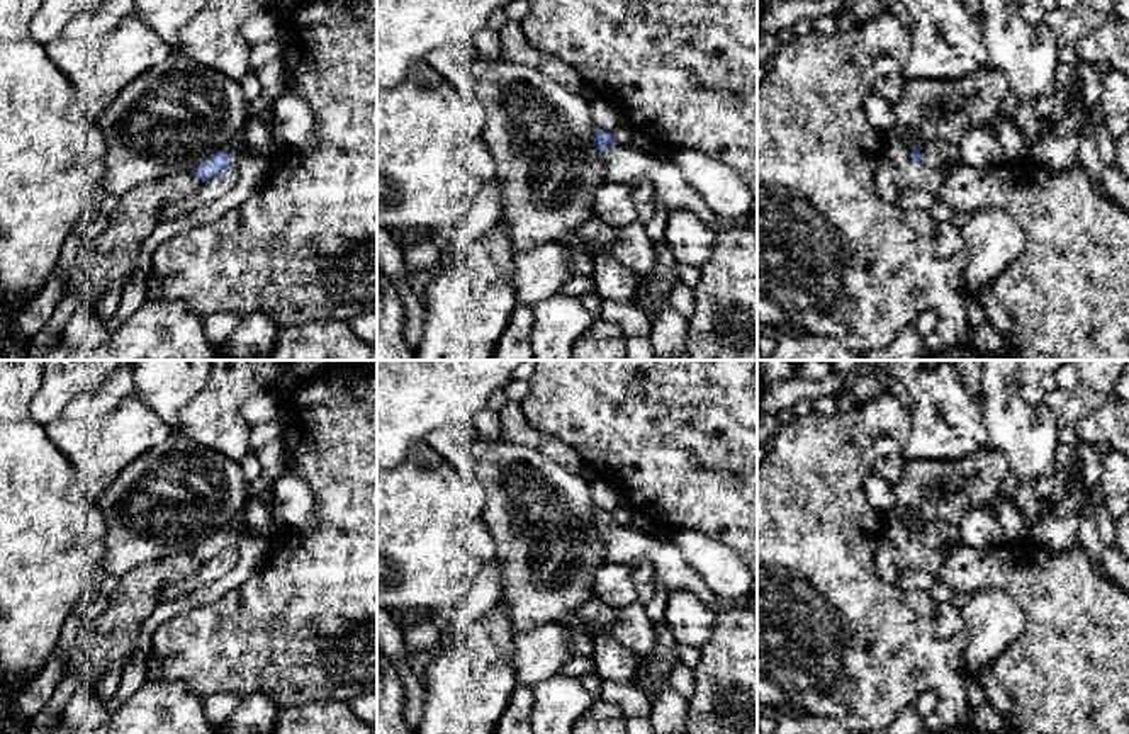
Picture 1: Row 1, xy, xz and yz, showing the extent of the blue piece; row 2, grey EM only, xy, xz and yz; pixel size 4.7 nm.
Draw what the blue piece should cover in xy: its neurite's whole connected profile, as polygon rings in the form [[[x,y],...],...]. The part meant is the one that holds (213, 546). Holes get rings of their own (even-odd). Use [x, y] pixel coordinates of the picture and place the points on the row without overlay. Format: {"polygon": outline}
{"polygon": [[[229,525],[227,528],[200,542],[190,554],[204,564],[219,556],[227,545],[238,545],[239,539],[241,532]]]}

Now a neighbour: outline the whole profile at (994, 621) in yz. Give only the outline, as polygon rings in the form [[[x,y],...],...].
[[[985,590],[969,595],[961,610],[968,630],[968,646],[961,658],[966,675],[976,678],[1020,637],[1024,612],[1005,591]]]

